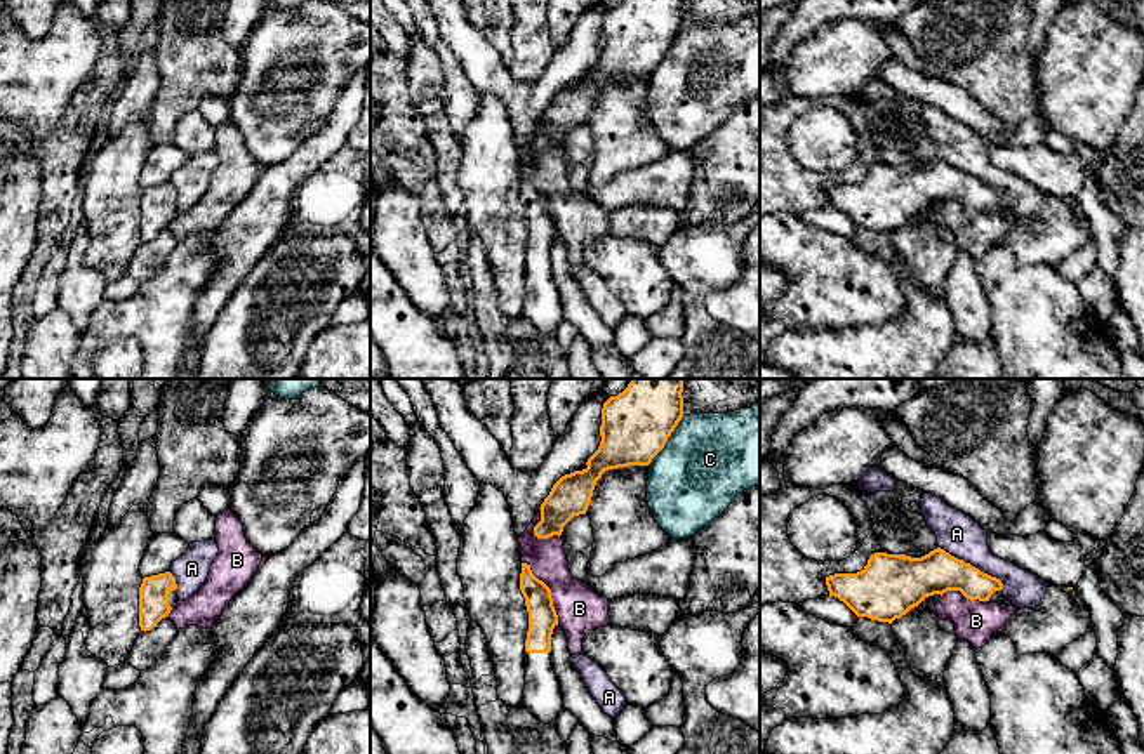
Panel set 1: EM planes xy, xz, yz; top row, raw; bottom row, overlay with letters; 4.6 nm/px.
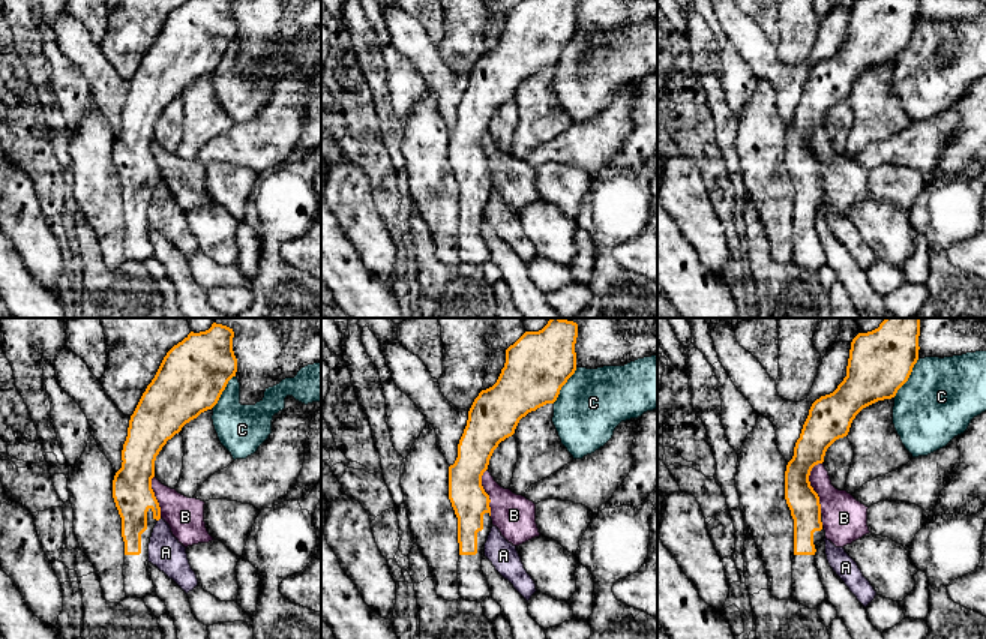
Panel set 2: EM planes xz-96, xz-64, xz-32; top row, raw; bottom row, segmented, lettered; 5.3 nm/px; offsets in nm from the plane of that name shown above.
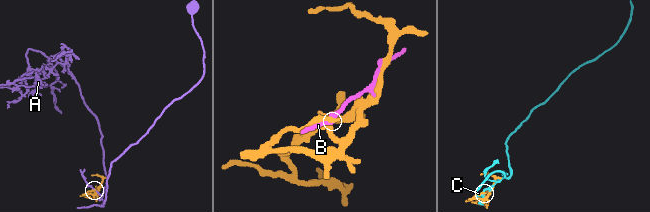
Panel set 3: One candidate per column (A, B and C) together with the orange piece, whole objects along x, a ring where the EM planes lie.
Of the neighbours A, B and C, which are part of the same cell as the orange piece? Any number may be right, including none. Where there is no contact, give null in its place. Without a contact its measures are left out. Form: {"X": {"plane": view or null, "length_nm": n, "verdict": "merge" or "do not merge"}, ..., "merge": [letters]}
{"A": {"plane": "yz", "length_nm": 360, "verdict": "do not merge"}, "B": {"plane": "xz", "length_nm": 340, "verdict": "do not merge"}, "C": {"plane": "xz", "length_nm": 300, "verdict": "do not merge"}, "merge": []}

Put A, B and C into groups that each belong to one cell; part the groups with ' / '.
A / B / C

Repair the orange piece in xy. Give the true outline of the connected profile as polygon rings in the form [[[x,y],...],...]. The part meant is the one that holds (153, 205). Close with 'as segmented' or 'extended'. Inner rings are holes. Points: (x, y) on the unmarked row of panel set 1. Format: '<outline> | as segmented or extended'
[[[170,182],[144,188],[139,198],[139,238],[151,241],[177,215],[177,195]]] | extended

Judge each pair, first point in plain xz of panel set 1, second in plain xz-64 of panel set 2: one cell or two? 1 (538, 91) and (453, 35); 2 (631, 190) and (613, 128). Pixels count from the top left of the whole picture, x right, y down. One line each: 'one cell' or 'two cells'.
1: two cells
2: one cell

